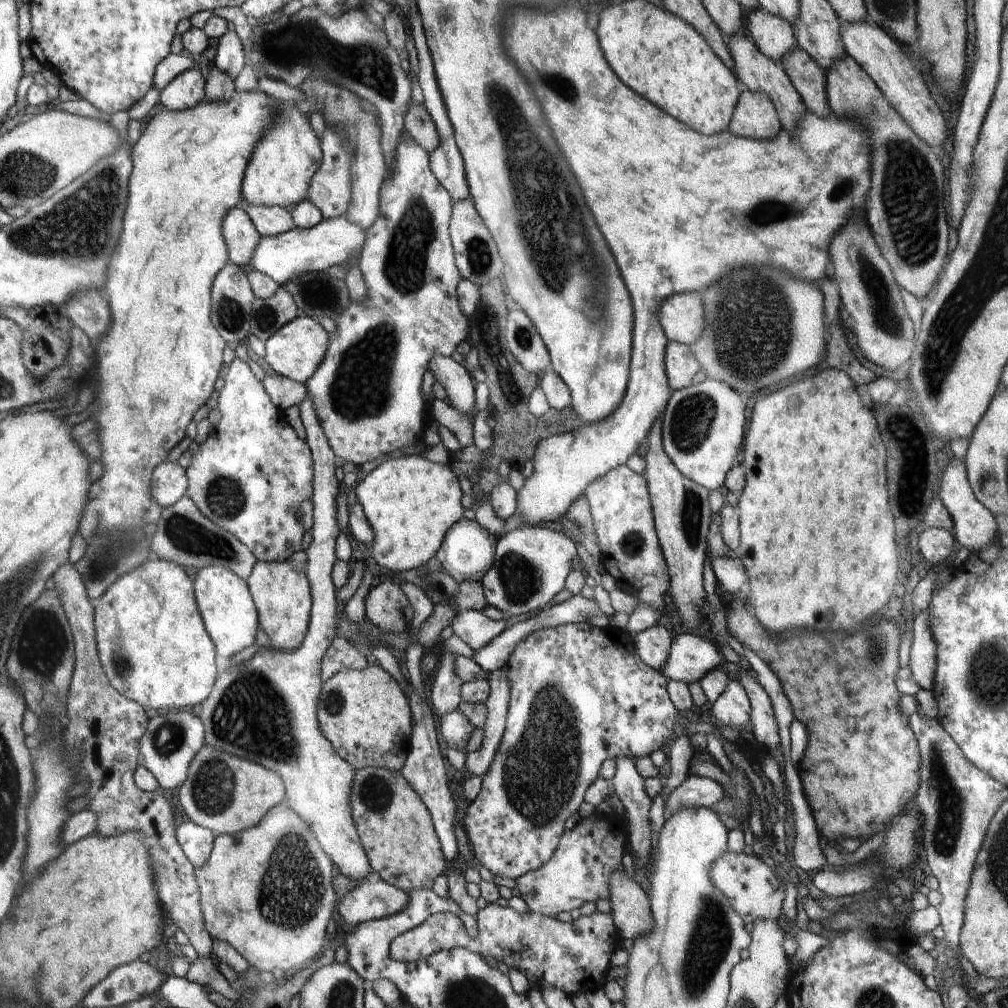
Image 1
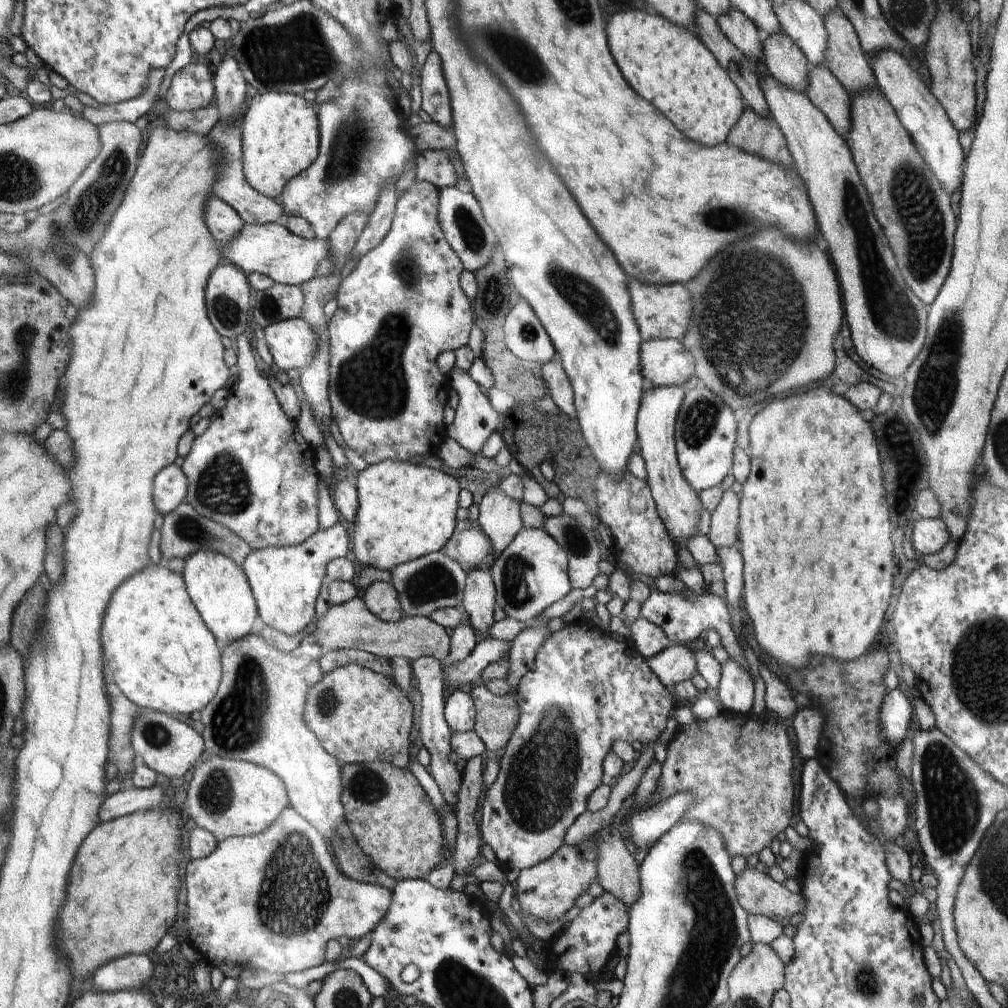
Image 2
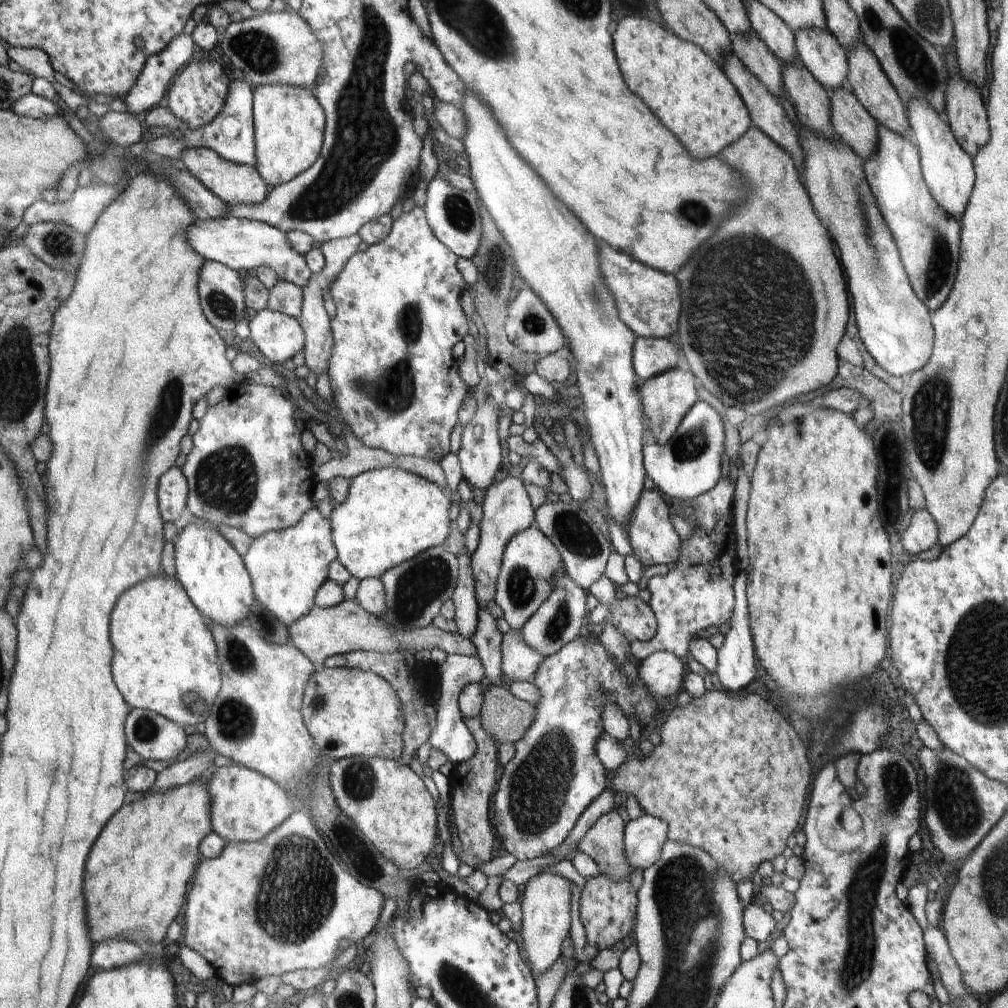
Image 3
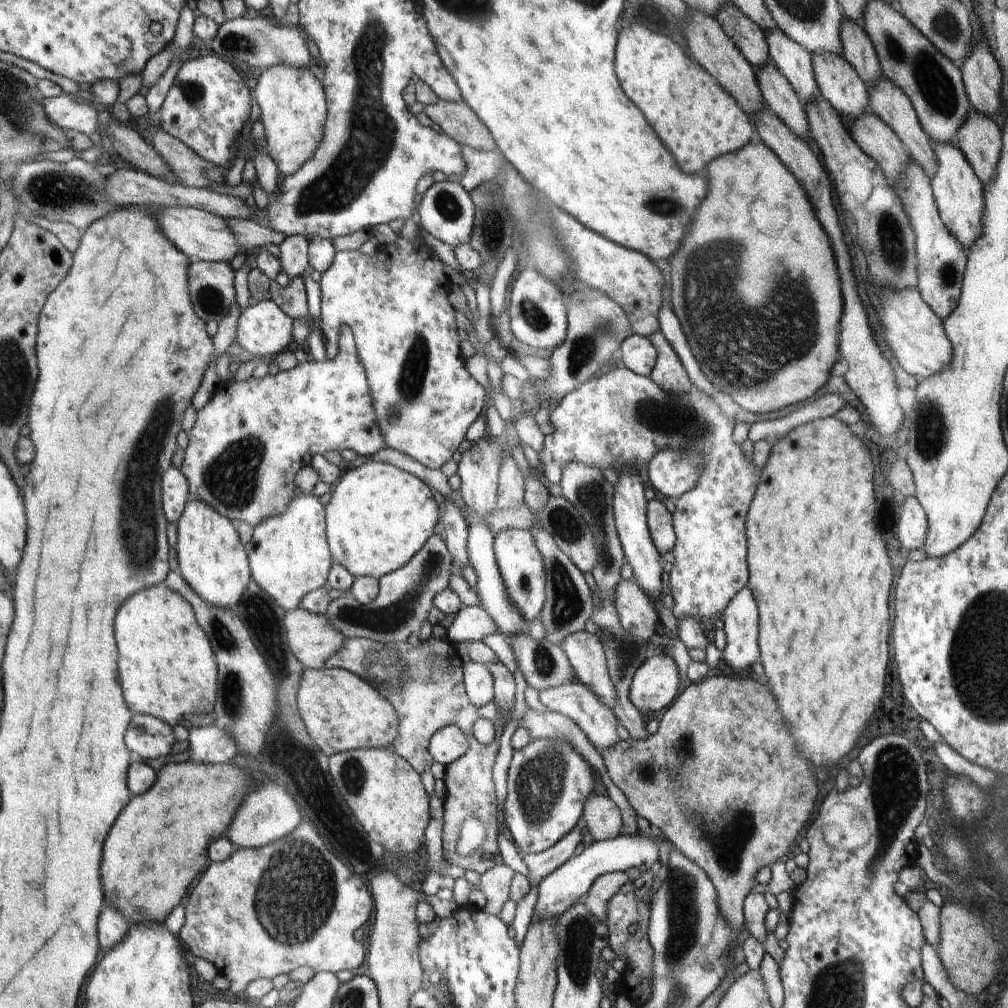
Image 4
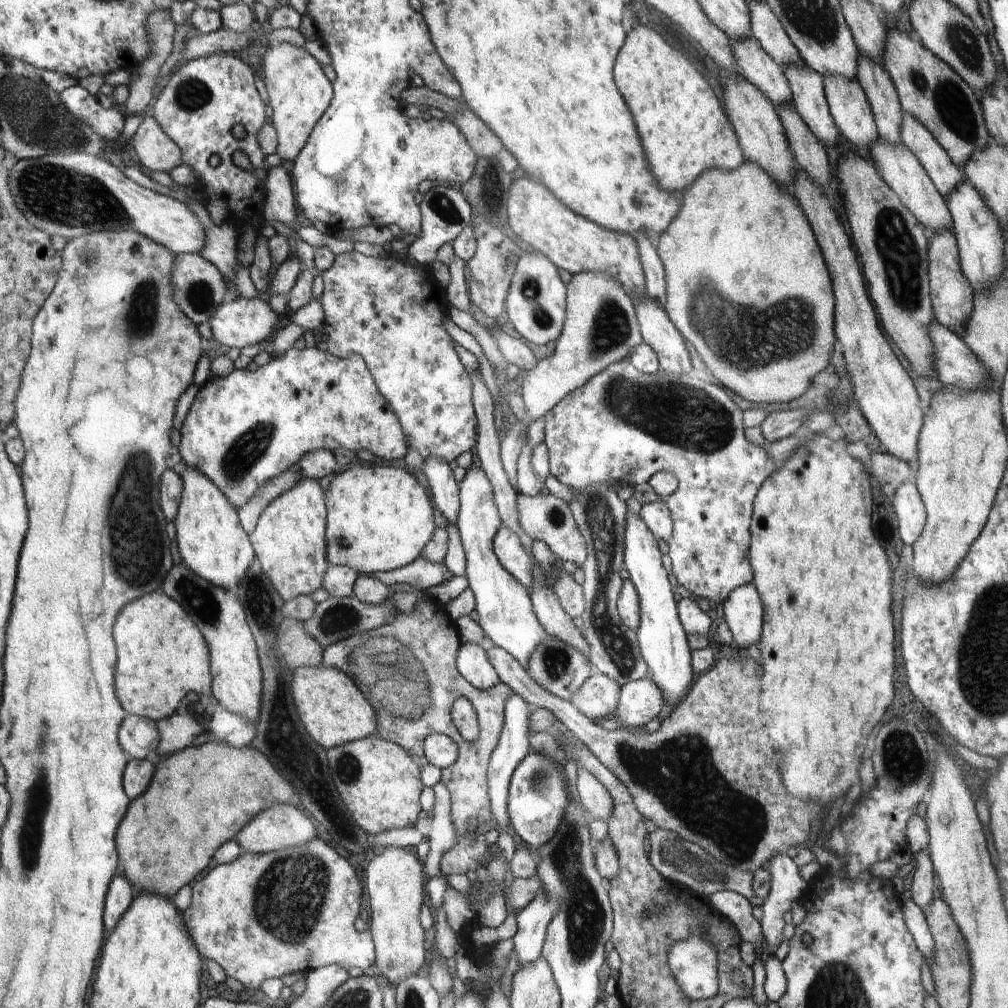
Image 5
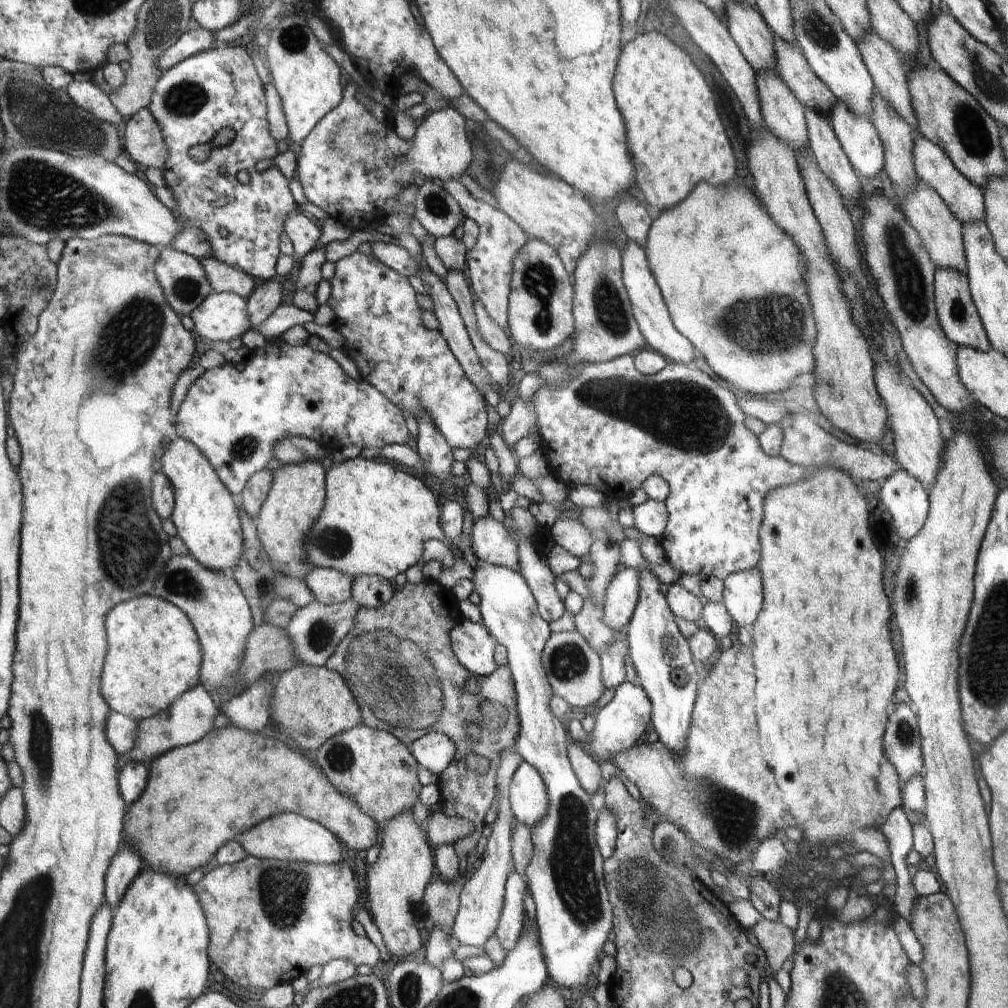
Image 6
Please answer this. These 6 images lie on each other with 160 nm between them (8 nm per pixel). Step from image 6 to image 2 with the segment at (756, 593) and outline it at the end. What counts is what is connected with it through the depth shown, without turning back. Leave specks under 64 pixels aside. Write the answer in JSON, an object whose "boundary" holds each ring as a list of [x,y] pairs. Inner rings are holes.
{"boundary":[[[731,657],[721,665],[721,679],[718,683],[721,711],[736,715],[750,712],[754,704],[754,682],[746,669],[733,661]]]}

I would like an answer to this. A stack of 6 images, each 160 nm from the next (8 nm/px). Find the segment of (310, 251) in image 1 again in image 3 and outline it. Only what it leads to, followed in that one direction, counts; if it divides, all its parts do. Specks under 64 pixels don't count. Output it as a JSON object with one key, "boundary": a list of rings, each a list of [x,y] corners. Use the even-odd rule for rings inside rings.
{"boundary":[[[234,216],[209,221],[200,221],[196,218],[192,226],[187,229],[187,241],[206,261],[219,262],[235,271],[268,267],[277,272],[280,280],[290,281],[303,289],[312,278],[305,255],[290,244],[287,233],[262,221]]]}

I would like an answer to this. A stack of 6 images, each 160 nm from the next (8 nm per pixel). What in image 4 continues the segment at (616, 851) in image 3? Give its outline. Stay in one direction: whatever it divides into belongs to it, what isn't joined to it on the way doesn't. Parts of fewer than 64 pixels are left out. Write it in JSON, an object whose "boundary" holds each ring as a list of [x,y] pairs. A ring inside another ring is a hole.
{"boundary":[[[592,794],[584,810],[585,826],[593,840],[607,841],[620,836],[623,823],[618,807],[608,797]]]}

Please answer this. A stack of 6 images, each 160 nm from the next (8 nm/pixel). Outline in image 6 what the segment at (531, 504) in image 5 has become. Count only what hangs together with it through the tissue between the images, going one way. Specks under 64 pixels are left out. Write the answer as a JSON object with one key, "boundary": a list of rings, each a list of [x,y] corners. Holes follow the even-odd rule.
{"boundary":[[[557,517],[549,528],[555,545],[560,545],[575,557],[585,557],[592,544],[590,530],[574,517]]]}

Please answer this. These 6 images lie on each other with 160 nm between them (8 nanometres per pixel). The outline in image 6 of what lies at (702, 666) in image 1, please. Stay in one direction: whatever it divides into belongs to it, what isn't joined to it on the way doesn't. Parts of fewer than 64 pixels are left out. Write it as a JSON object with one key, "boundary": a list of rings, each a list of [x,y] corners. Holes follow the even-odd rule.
{"boundary":[[[625,681],[615,688],[614,697],[604,707],[594,712],[596,723],[588,736],[592,757],[608,769],[611,756],[614,753],[632,748],[636,743],[645,739],[651,726],[651,702],[646,691],[640,686]]]}

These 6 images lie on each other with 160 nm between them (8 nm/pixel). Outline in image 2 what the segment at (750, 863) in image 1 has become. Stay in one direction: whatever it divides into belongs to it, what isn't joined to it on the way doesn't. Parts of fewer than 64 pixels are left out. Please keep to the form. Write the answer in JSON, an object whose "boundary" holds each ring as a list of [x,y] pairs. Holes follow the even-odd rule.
{"boundary":[[[747,867],[742,870],[734,883],[737,899],[741,901],[742,908],[753,915],[765,917],[790,919],[794,914],[805,912],[806,900],[802,893],[792,893],[786,887],[774,881],[766,871],[758,871],[756,867]]]}

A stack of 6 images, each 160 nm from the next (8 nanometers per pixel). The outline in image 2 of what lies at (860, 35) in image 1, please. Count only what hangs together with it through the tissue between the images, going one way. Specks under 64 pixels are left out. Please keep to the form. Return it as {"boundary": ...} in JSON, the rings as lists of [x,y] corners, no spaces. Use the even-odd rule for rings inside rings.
{"boundary":[[[882,49],[869,59],[875,84],[893,105],[901,123],[909,131],[918,150],[922,152],[926,164],[933,170],[934,176],[938,177],[947,193],[952,194],[955,190],[960,190],[964,182],[964,152],[958,142],[957,127],[949,116],[946,116],[947,112],[944,112],[945,108],[942,108],[941,101],[934,98],[934,94],[924,86],[924,82],[912,70],[912,66],[902,53]]]}

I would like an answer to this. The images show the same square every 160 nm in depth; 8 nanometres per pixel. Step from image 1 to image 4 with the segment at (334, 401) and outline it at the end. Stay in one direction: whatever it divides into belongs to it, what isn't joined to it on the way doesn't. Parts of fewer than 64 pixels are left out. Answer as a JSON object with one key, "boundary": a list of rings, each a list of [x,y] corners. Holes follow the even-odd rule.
{"boundary":[[[401,233],[393,245],[384,246],[384,250],[379,248],[372,255],[365,255],[360,251],[342,251],[335,253],[332,264],[321,274],[321,313],[319,316],[319,328],[323,334],[324,344],[328,360],[337,358],[340,352],[340,336],[344,328],[350,327],[355,340],[355,347],[363,364],[366,378],[369,384],[369,393],[373,397],[373,407],[376,412],[377,425],[381,429],[381,435],[385,440],[385,446],[402,452],[402,454],[411,456],[414,460],[421,462],[424,466],[431,469],[440,469],[452,458],[454,450],[462,444],[466,430],[470,428],[470,424],[478,418],[478,414],[482,412],[484,406],[484,387],[470,376],[470,373],[464,368],[464,362],[460,360],[460,346],[458,346],[458,328],[456,328],[456,319],[454,318],[454,308],[450,306],[448,300],[448,292],[450,292],[450,278],[446,278],[444,272],[444,264],[440,262],[438,254],[432,250],[432,246],[428,242],[424,242],[422,238],[416,240],[408,240]]]}

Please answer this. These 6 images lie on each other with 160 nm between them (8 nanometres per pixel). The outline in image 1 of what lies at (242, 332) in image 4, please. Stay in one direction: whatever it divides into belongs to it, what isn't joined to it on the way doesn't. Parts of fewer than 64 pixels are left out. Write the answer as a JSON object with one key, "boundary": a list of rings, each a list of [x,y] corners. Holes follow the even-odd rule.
{"boundary":[[[297,317],[266,340],[263,358],[278,374],[306,384],[324,362],[330,347],[329,335],[320,322],[314,320],[313,317]]]}

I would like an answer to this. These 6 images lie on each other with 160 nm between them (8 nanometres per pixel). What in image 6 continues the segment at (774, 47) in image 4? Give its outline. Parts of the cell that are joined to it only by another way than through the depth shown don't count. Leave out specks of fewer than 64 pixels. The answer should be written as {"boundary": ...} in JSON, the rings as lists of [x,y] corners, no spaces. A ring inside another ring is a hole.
{"boundary":[[[805,109],[805,116],[808,118],[808,131],[809,131],[809,142],[808,145],[812,154],[815,156],[817,163],[823,170],[826,176],[830,177],[830,180],[835,182],[835,185],[839,188],[841,195],[849,200],[854,200],[858,194],[860,194],[860,182],[858,182],[858,176],[856,172],[852,170],[852,163],[847,156],[845,149],[843,148],[841,141],[834,130],[833,126],[830,126],[830,115],[817,113],[812,109]]]}

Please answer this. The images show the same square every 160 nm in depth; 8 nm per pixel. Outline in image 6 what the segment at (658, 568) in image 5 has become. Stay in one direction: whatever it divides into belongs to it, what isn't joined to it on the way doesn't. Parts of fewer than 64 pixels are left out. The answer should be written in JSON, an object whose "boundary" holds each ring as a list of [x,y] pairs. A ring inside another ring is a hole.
{"boundary":[[[650,569],[639,570],[641,594],[632,622],[625,627],[630,661],[640,686],[651,702],[651,726],[669,749],[681,751],[692,723],[698,675],[688,650],[688,640],[677,624],[677,616],[660,592],[660,580]]]}

